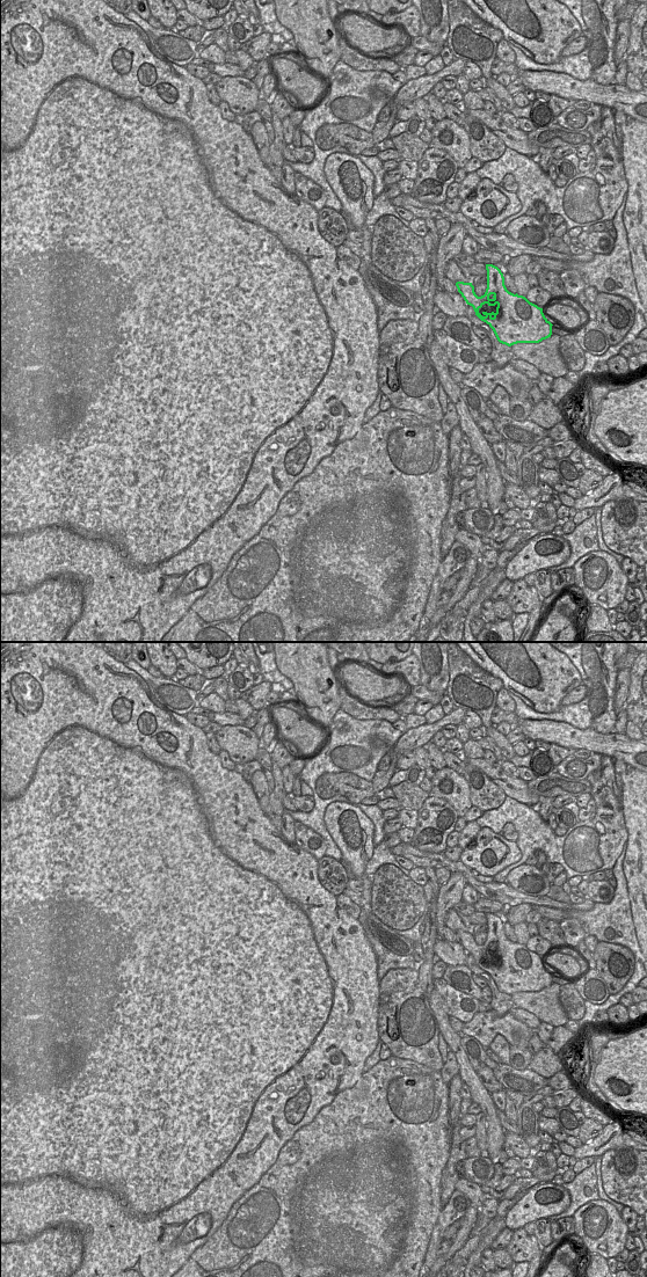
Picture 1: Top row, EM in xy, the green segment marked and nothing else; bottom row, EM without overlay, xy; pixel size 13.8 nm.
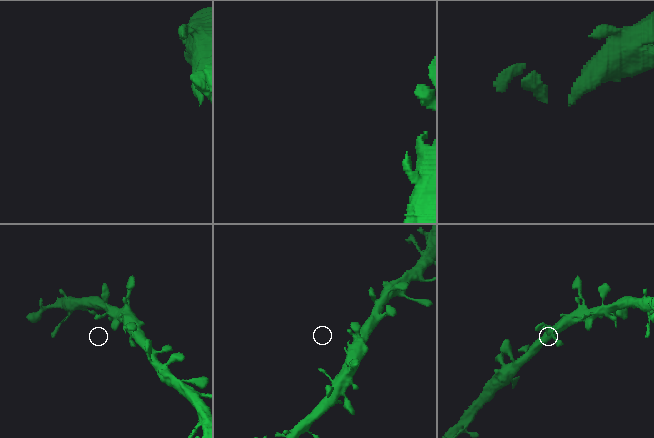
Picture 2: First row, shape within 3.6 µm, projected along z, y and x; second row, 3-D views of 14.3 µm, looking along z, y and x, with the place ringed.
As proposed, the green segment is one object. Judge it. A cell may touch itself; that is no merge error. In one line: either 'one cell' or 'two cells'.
one cell

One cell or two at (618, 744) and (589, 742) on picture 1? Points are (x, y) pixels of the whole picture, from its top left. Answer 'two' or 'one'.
one

